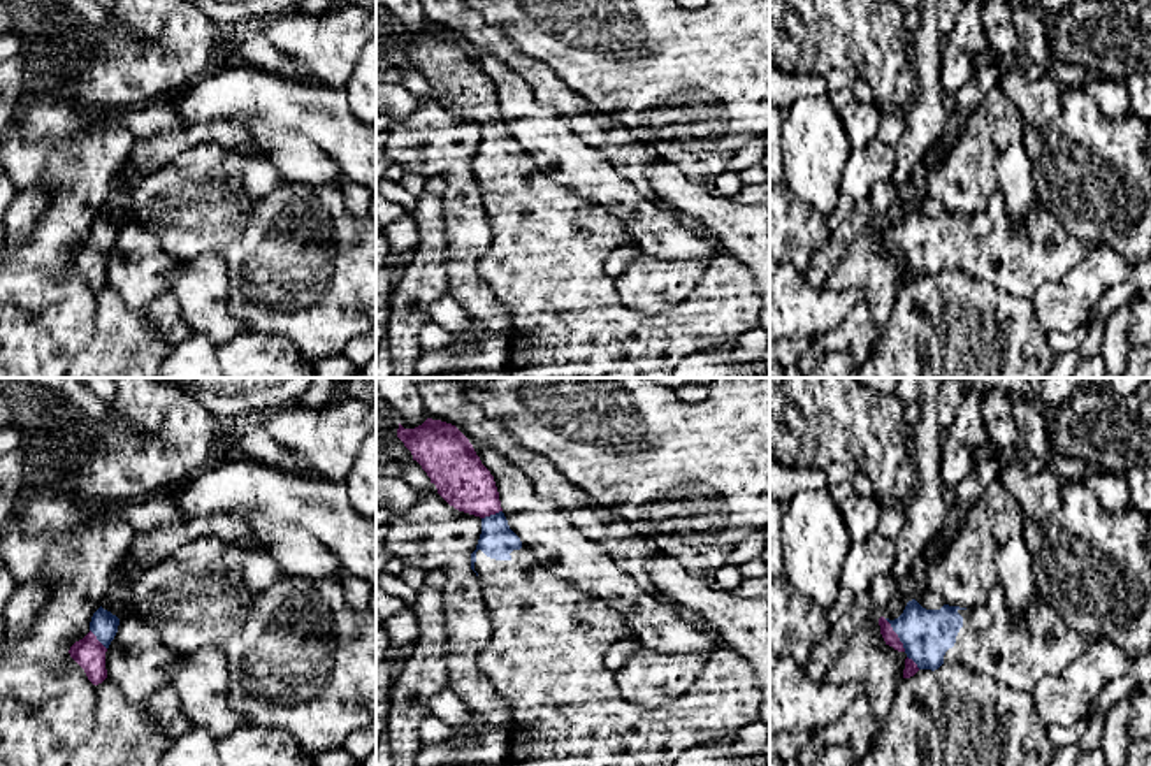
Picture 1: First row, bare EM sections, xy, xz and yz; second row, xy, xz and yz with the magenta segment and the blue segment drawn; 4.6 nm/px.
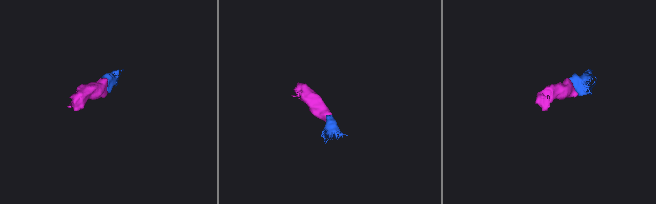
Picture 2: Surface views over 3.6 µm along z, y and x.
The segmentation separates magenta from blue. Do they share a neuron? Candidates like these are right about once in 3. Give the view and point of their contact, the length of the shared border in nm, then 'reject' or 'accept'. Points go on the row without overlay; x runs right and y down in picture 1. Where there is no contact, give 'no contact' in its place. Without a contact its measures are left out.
contact yz (897, 241); length 180 nm; accept

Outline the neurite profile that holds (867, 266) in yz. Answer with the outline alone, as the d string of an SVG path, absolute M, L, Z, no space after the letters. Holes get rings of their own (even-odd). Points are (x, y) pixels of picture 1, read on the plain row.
M879 228L863 232L856 235L822 286L858 288L863 302L868 304L873 323L886 327L903 286L905 265L905 258L898 258L884 248Z

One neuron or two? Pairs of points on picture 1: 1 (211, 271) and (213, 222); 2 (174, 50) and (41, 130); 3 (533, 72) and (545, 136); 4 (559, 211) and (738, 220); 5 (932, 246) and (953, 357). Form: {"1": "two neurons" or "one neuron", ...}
{"1": "two neurons", "2": "two neurons", "3": "two neurons", "4": "two neurons", "5": "two neurons"}

